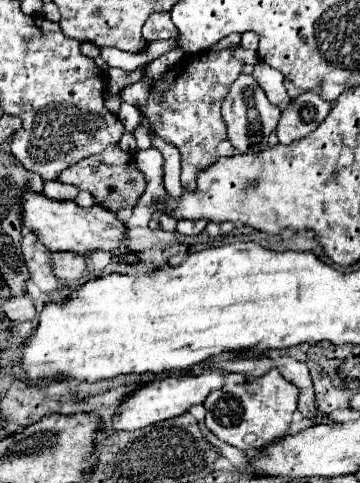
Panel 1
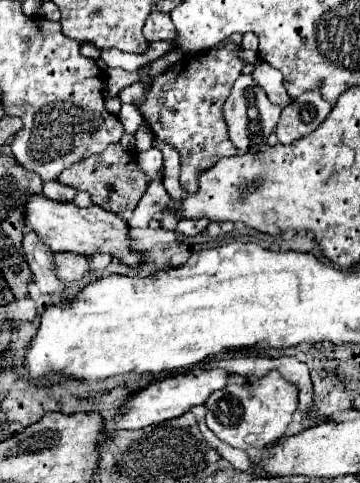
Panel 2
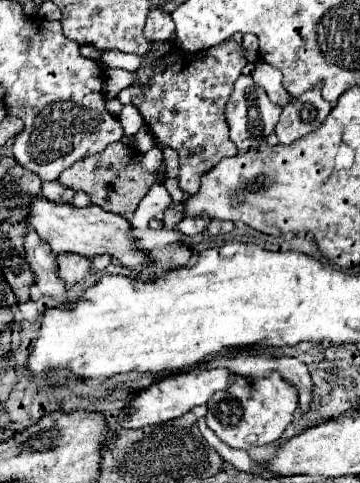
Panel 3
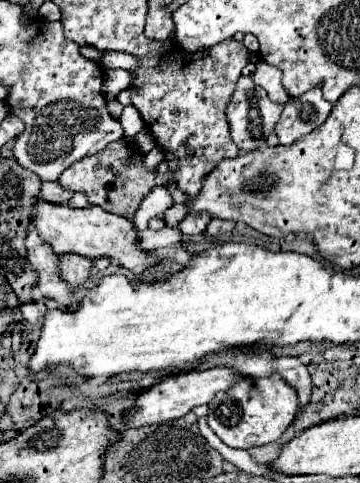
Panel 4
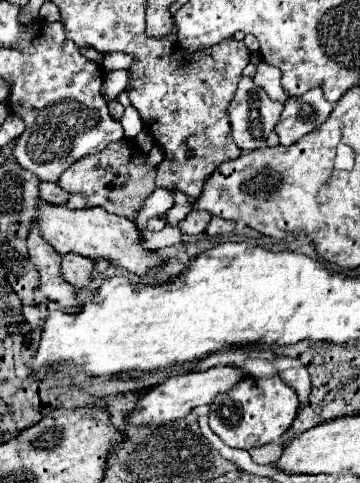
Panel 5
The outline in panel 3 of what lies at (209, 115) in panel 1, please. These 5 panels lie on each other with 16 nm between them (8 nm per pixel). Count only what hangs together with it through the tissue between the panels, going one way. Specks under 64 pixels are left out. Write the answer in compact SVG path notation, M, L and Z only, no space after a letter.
M232 40L220 46L208 48L198 54L184 52L174 64L168 64L164 72L154 74L154 60L142 64L138 72L138 84L144 86L144 96L134 100L142 118L150 126L152 134L172 146L180 156L180 188L188 194L196 194L200 188L200 176L204 170L216 166L224 156L236 156L236 146L228 138L228 124L224 120L224 104L240 76L246 60L240 56L242 44Z

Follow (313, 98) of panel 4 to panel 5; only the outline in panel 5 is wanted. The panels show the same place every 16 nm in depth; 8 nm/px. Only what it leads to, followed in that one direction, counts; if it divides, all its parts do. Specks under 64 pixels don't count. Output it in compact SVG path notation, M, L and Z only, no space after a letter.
M312 88L298 98L288 98L288 102L284 104L284 112L276 124L280 144L290 146L304 134L316 130L320 124L324 124L332 108L334 104L324 100L320 88Z

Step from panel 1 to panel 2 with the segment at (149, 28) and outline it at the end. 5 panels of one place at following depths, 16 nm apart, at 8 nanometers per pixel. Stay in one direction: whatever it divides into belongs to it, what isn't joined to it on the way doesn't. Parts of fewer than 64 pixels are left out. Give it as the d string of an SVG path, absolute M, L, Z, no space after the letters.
M152 12L144 24L144 38L148 42L164 40L164 38L176 38L176 28L170 20L170 14L166 12Z

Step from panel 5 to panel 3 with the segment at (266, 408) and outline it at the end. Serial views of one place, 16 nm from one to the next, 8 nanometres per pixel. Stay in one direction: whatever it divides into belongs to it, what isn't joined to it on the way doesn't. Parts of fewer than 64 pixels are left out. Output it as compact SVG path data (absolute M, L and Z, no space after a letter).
M270 372L264 378L232 376L228 388L216 392L206 406L208 428L228 446L248 450L252 446L264 446L280 440L298 408L298 396L296 388L292 388L292 384L288 384L278 372Z

